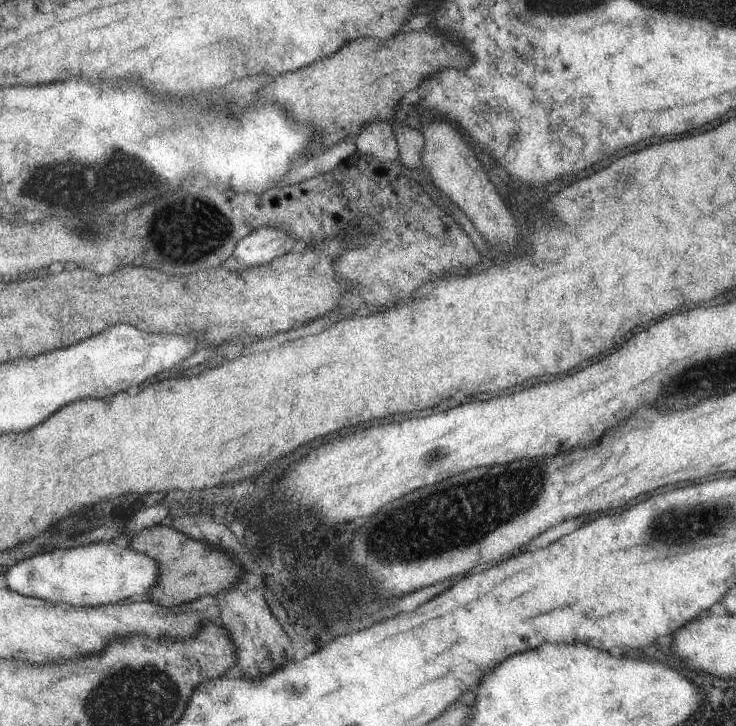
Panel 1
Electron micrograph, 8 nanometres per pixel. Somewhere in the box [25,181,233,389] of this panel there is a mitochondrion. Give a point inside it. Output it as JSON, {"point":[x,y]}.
{"point":[197,222]}

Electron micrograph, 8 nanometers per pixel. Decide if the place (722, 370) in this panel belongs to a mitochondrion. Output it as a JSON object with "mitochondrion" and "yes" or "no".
{"mitochondrion":"yes"}

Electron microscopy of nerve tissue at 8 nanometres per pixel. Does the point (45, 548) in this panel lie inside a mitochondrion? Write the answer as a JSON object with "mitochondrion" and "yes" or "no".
{"mitochondrion":"no"}

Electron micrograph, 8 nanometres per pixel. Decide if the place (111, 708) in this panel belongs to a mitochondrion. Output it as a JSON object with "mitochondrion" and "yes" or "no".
{"mitochondrion":"yes"}

